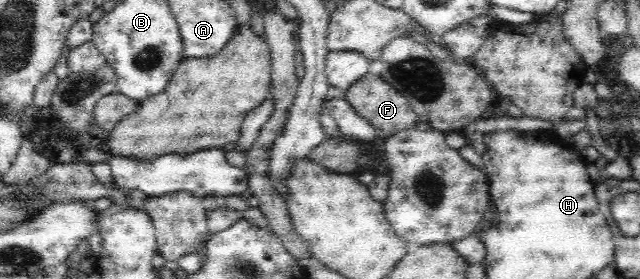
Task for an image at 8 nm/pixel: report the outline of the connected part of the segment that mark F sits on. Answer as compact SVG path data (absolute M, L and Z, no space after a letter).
M368 72L361 80L348 88L346 99L355 112L373 126L378 136L385 138L393 136L396 132L415 127L420 120L411 109L408 100L398 90L387 84L381 75Z

